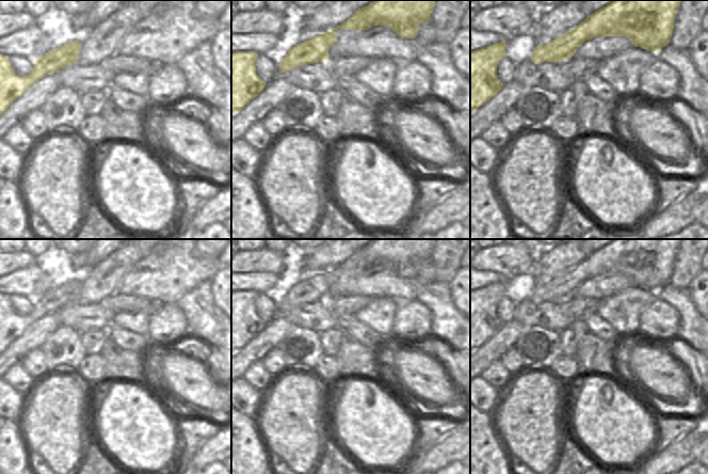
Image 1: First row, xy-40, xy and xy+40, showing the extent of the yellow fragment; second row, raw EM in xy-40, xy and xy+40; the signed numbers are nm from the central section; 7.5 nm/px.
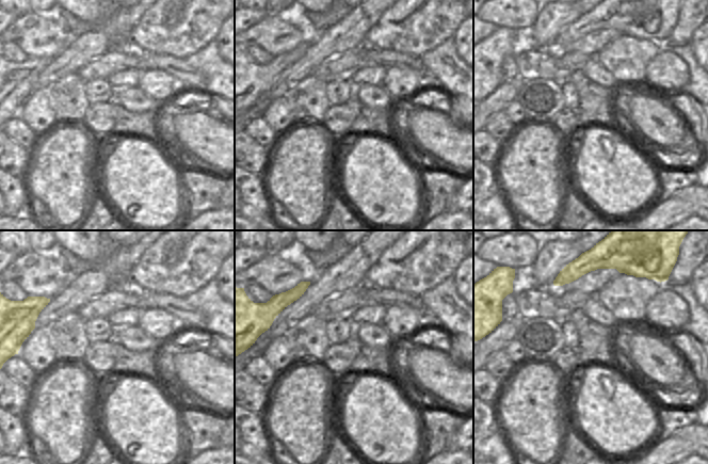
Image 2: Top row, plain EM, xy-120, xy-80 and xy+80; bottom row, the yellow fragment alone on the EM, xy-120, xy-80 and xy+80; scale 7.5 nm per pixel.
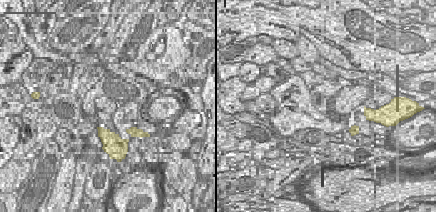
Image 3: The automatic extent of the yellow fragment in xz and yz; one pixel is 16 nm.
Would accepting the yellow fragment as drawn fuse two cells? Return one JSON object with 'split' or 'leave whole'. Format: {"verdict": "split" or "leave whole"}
{"verdict": "leave whole"}

